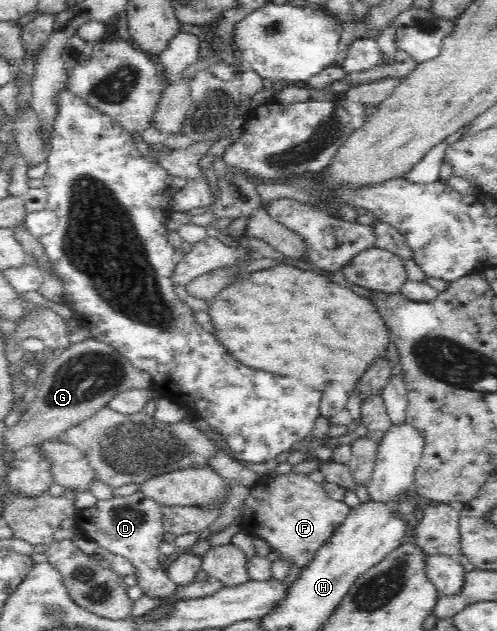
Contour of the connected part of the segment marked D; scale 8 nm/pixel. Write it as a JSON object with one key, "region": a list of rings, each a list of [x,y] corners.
{"region":[[[138,491],[128,497],[98,500],[94,507],[86,507],[73,518],[78,538],[87,546],[96,542],[112,554],[124,557],[136,568],[137,583],[144,595],[165,598],[175,593],[177,585],[160,566],[160,544],[165,533],[162,505]]]}

